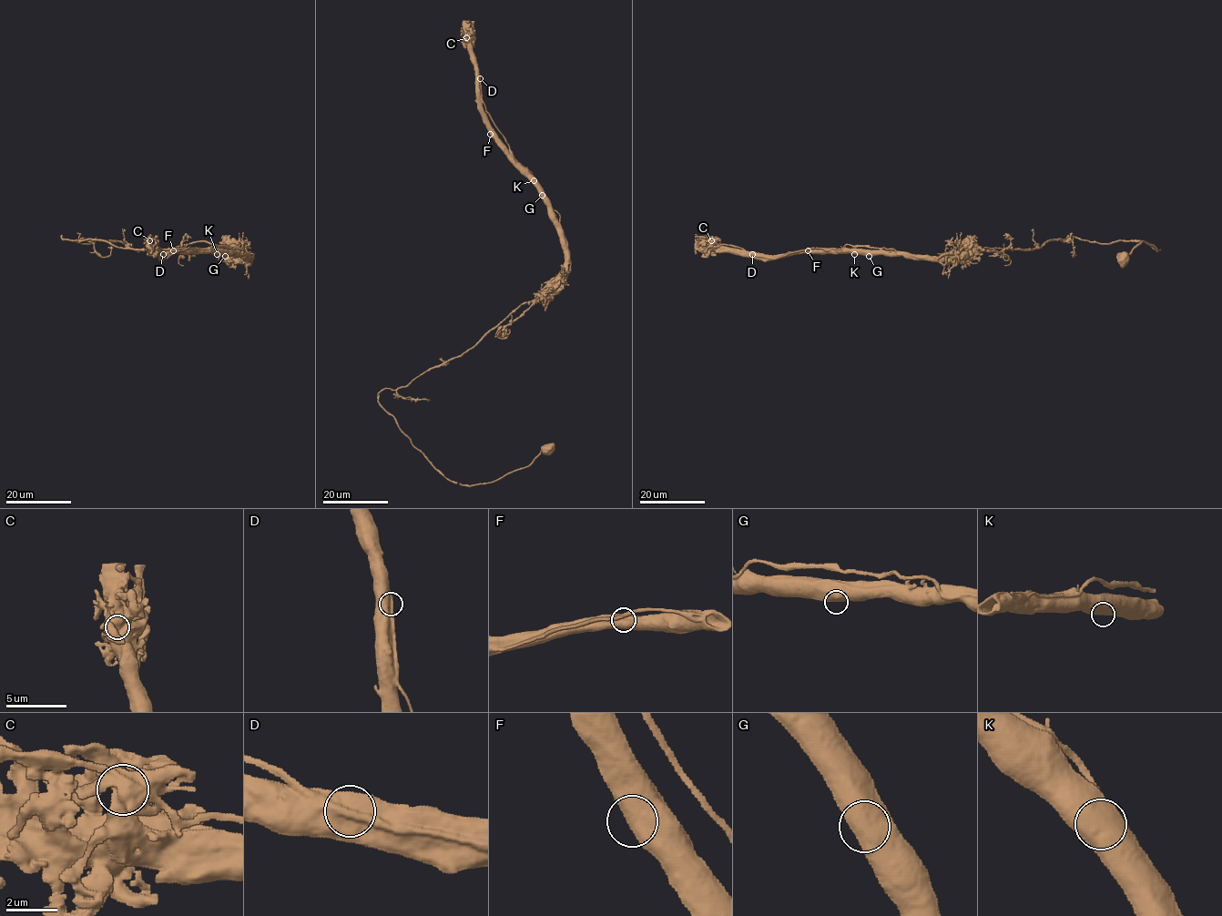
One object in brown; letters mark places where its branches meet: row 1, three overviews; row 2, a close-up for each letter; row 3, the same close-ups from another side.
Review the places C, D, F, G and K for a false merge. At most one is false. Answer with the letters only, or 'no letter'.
D

